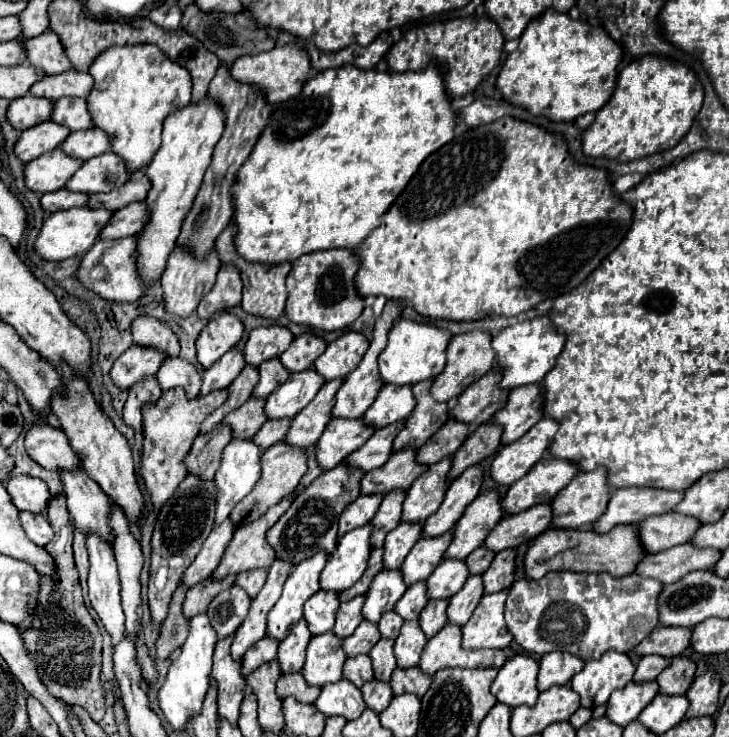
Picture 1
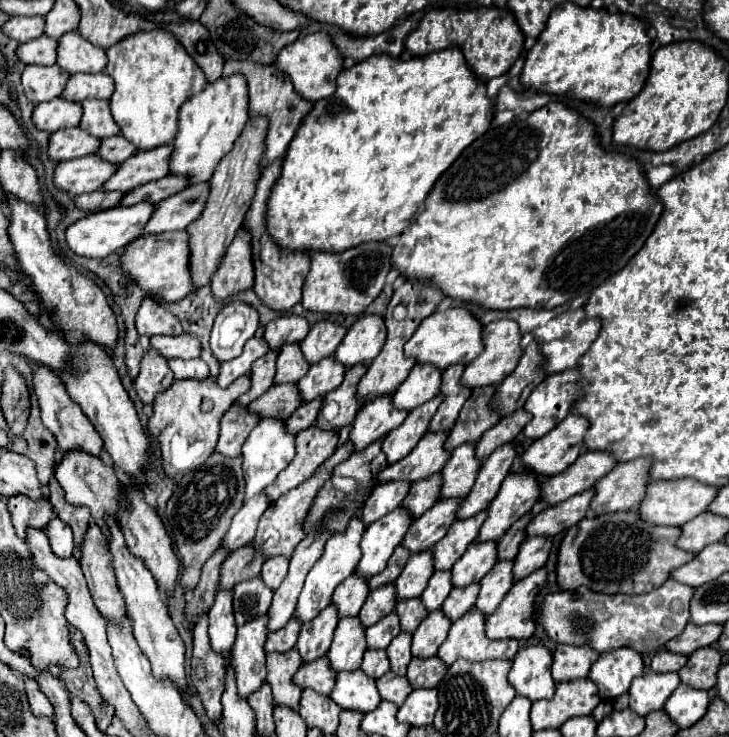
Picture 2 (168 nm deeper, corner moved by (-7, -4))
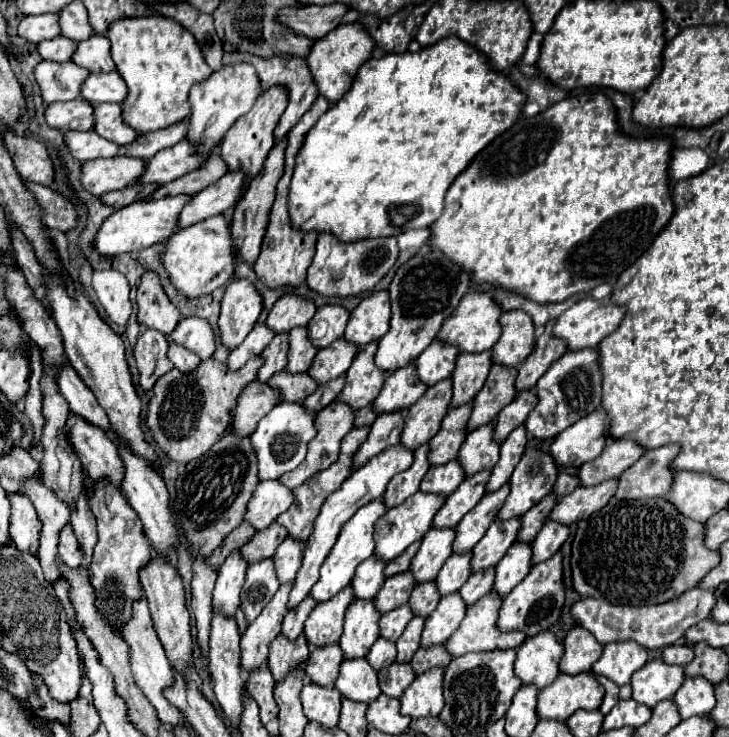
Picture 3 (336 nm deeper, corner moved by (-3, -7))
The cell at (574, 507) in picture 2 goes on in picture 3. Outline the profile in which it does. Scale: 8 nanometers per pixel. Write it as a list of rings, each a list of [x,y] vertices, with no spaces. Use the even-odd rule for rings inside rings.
[[[609,479],[605,483],[591,487],[581,485],[557,503],[557,507],[551,511],[551,519],[563,525],[573,525],[581,519],[587,519],[591,513],[605,507],[609,499],[615,495],[615,491],[617,491],[617,479]]]

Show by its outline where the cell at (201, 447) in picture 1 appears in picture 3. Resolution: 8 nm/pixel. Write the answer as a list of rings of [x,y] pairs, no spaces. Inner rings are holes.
[[[251,381],[241,393],[233,417],[233,431],[237,435],[251,435],[263,415],[267,415],[279,403],[279,391],[267,383]]]

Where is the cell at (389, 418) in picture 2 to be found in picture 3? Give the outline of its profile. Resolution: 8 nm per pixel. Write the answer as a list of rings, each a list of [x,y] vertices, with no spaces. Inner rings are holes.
[[[411,363],[411,367],[403,367],[403,371],[395,371],[395,375],[385,379],[385,385],[373,405],[377,413],[409,409],[425,391],[427,387],[415,379],[415,365]]]

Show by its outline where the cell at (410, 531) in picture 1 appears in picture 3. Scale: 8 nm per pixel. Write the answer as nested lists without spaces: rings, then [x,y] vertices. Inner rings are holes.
[[[491,469],[479,471],[475,475],[469,475],[455,493],[451,493],[445,501],[445,505],[439,509],[439,513],[433,519],[433,527],[455,527],[465,513],[469,513],[485,495],[485,485],[491,475]]]

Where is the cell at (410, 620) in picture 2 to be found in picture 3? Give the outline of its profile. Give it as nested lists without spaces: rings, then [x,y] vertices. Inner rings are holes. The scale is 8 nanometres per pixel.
[[[427,581],[427,583],[415,585],[409,605],[415,615],[427,617],[437,607],[439,599],[441,599],[441,595],[439,595],[439,591],[435,591],[435,581]]]

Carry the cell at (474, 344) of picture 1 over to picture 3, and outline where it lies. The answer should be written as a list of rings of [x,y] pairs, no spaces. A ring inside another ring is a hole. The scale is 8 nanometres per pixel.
[[[507,311],[501,315],[501,339],[493,347],[493,363],[519,367],[535,349],[535,325],[525,311]]]

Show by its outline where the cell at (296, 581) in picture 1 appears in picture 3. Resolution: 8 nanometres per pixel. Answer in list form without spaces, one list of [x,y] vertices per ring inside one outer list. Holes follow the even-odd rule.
[[[379,497],[379,499],[371,501],[371,503],[367,503],[365,507],[361,507],[361,509],[343,525],[343,529],[341,529],[341,533],[339,533],[339,539],[337,539],[337,543],[335,543],[331,555],[325,559],[325,563],[323,563],[323,567],[321,567],[321,577],[319,577],[319,581],[315,583],[315,587],[311,589],[311,595],[313,595],[319,603],[331,599],[331,597],[337,595],[343,587],[347,587],[347,585],[351,583],[351,575],[355,575],[355,567],[357,567],[363,559],[367,559],[367,557],[373,555],[373,551],[375,551],[375,539],[373,539],[375,521],[381,519],[387,511],[389,511],[389,509],[385,507],[383,497]]]

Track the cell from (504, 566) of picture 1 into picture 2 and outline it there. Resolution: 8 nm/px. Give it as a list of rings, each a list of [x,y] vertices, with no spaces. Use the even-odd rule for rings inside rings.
[[[535,536],[521,544],[517,558],[513,560],[513,580],[523,580],[531,572],[543,568],[551,550],[551,538]]]

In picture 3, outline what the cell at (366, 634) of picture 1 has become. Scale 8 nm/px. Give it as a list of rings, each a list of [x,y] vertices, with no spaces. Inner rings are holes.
[[[405,603],[393,611],[387,611],[379,623],[381,625],[381,637],[397,641],[401,637],[403,629],[407,627],[407,623],[411,621],[411,617],[413,617],[413,611],[411,611],[409,603]]]

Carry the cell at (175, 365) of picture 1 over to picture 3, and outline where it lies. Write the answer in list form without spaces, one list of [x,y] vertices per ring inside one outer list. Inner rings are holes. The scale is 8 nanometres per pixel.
[[[169,341],[167,357],[169,357],[171,363],[173,363],[179,371],[183,371],[183,373],[193,371],[193,369],[201,363],[201,359],[199,359],[193,351],[187,351],[185,347],[179,347],[177,343],[171,343],[171,341]]]

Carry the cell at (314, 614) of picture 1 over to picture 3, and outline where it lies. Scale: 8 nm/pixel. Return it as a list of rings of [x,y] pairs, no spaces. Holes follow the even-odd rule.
[[[373,555],[357,567],[355,577],[351,581],[357,599],[373,599],[379,593],[379,589],[385,583],[385,573],[383,573],[385,565],[387,563],[383,563],[379,557]]]

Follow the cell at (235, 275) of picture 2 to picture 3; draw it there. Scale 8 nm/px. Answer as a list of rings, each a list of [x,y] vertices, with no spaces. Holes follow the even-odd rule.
[[[283,137],[281,141],[277,141],[271,149],[271,153],[265,159],[263,171],[251,181],[251,187],[243,193],[243,197],[239,199],[235,211],[233,211],[233,223],[231,223],[231,233],[233,233],[233,243],[237,247],[239,253],[239,261],[247,261],[247,263],[255,263],[259,251],[261,251],[261,241],[265,235],[265,227],[267,227],[267,219],[269,219],[269,211],[271,211],[271,203],[275,199],[275,187],[279,181],[279,175],[283,175],[283,155],[285,155],[285,147],[287,147],[287,137]]]

